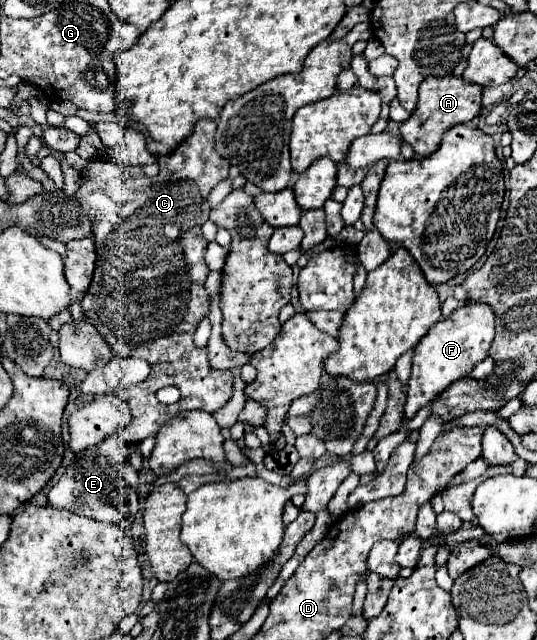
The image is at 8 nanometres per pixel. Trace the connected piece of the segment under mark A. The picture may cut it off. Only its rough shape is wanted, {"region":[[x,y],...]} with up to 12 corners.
{"region":[[428,77],[400,127],[418,157],[482,111],[482,87]]}

